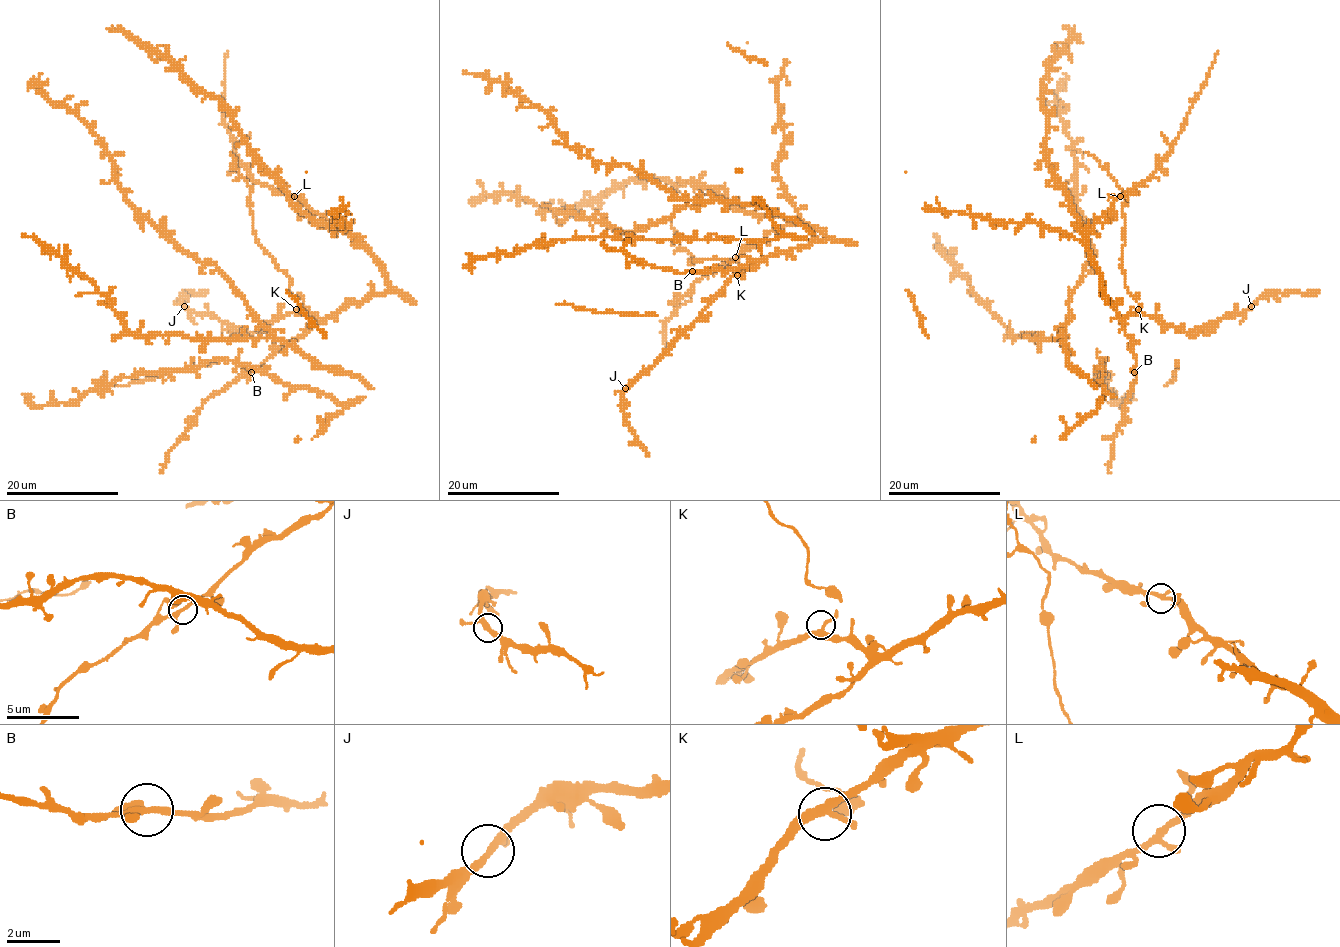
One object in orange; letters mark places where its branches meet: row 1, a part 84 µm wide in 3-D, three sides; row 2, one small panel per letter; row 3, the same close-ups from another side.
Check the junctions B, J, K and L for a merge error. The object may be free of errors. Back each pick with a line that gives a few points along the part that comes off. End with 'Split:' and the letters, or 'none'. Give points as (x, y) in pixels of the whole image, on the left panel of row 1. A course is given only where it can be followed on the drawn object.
Split: none

